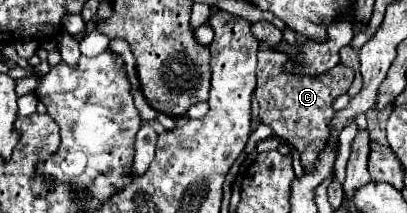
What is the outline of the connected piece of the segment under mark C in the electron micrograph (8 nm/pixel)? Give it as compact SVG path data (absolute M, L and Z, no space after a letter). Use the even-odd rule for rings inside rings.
M273 48L259 50L259 64L265 64L265 68L257 70L255 98L259 102L259 108L265 110L265 124L271 126L271 130L281 140L287 140L291 146L295 146L295 150L301 154L303 170L311 174L315 172L319 154L329 146L335 116L333 102L337 96L347 94L353 82L353 70L343 64L337 64L335 68L319 76L305 76L305 74L295 76L293 72L285 70L289 60L293 60L293 56L285 52Z

